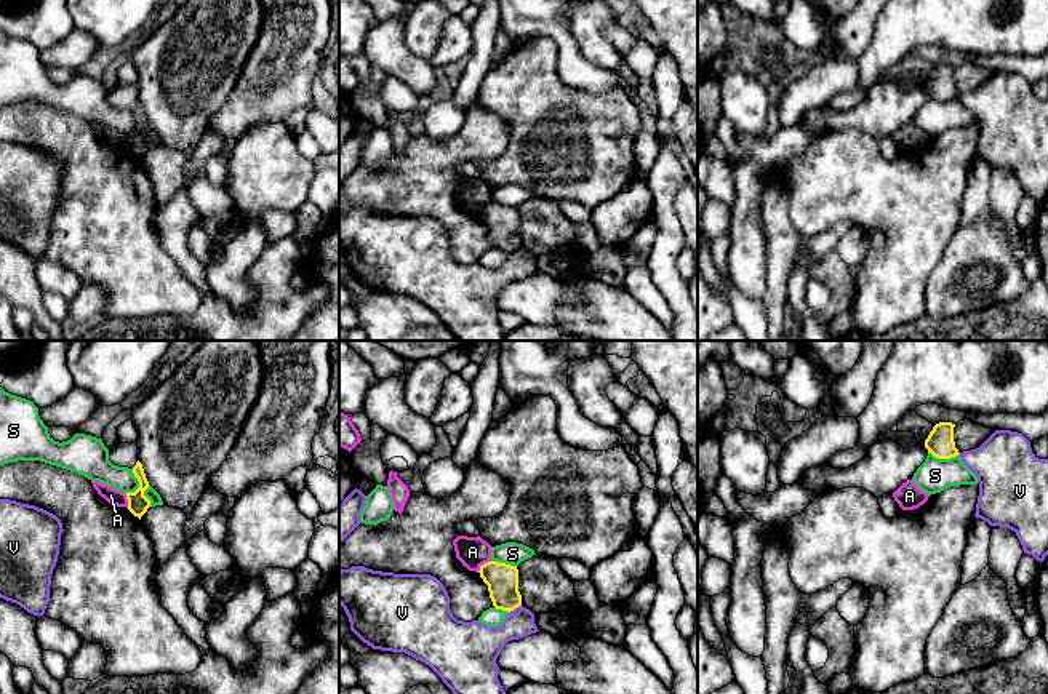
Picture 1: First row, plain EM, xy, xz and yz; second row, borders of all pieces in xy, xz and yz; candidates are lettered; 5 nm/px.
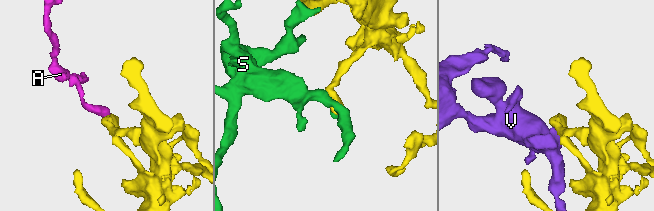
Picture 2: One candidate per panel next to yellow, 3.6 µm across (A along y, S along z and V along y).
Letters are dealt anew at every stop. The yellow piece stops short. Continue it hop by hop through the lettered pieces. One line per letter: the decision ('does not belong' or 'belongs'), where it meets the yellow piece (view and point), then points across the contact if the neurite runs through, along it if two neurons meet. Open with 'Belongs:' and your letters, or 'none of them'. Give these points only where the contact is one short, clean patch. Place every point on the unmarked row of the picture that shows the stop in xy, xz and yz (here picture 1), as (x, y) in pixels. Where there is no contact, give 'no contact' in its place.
Belongs: none of them
A: does not belong; contact xz (482, 207); border xz (490, 202), (477, 213)
S: does not belong; contact xy (140, 127)
V: does not belong; contact xz (514, 250)

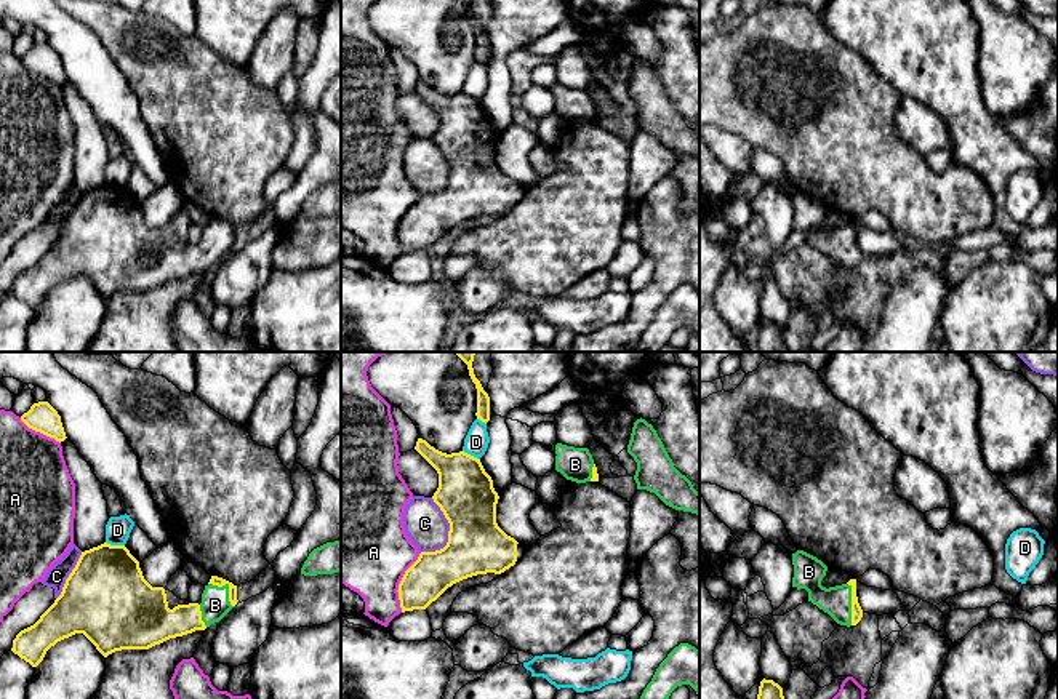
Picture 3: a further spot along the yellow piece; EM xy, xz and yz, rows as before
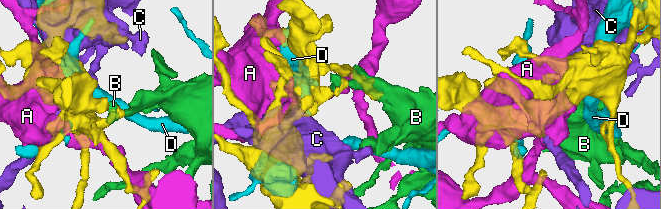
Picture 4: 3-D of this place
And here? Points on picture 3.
Belongs: B
A: does not belong; contact xz (400, 224)
B: belongs; contact yz (852, 245); way yz (857, 255), (852, 245), (836, 243)
C: does not belong; contact xz (448, 175)
D: does not belong; contact xy (116, 187)

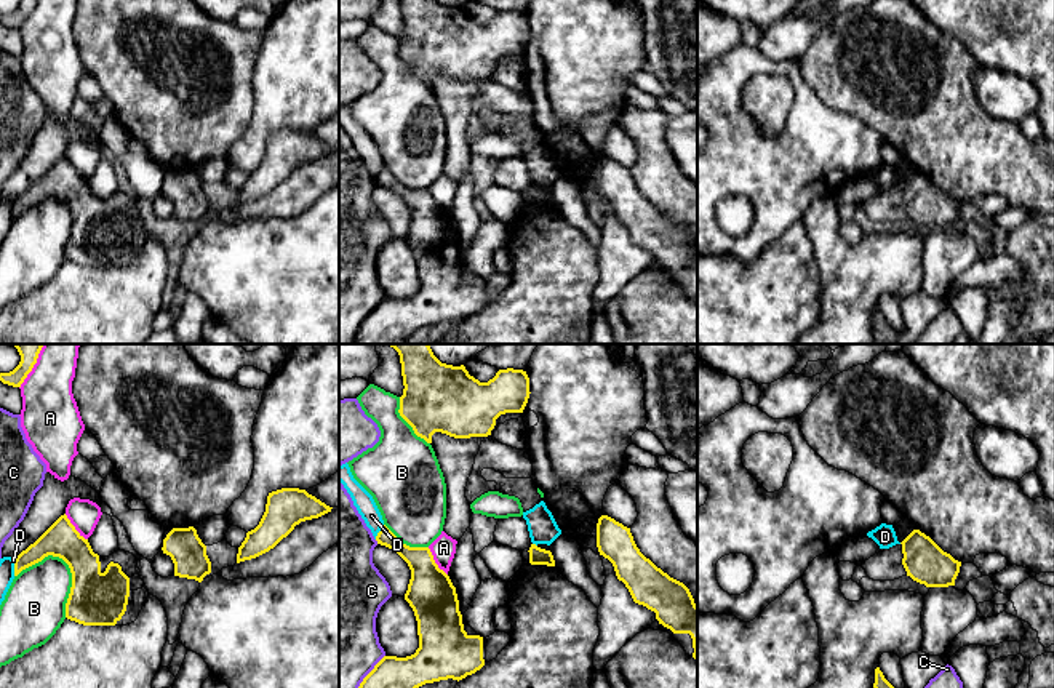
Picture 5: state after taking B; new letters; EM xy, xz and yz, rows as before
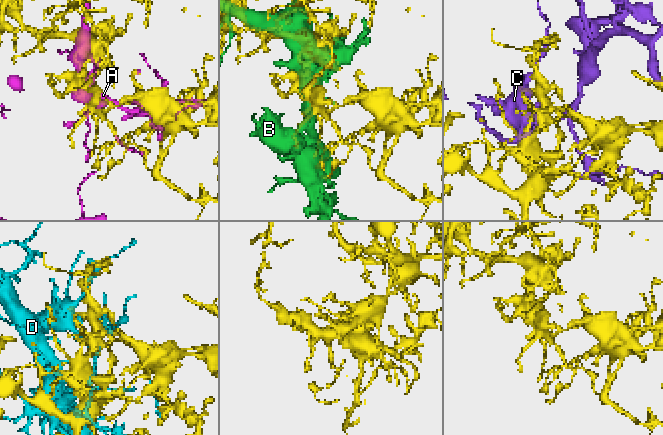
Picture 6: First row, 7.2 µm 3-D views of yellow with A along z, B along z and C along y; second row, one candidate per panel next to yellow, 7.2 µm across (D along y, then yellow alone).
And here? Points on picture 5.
Belongs: none of them
A: does not belong; contact xy (29, 13)
B: does not belong; contact xy (67, 205)
C: does not belong; contact xz (363, 320)
D: does not belong; contact xy (15, 210)

